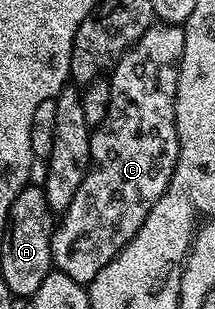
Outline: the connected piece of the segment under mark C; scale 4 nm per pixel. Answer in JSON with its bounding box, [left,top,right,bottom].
[52,23,186,283]

